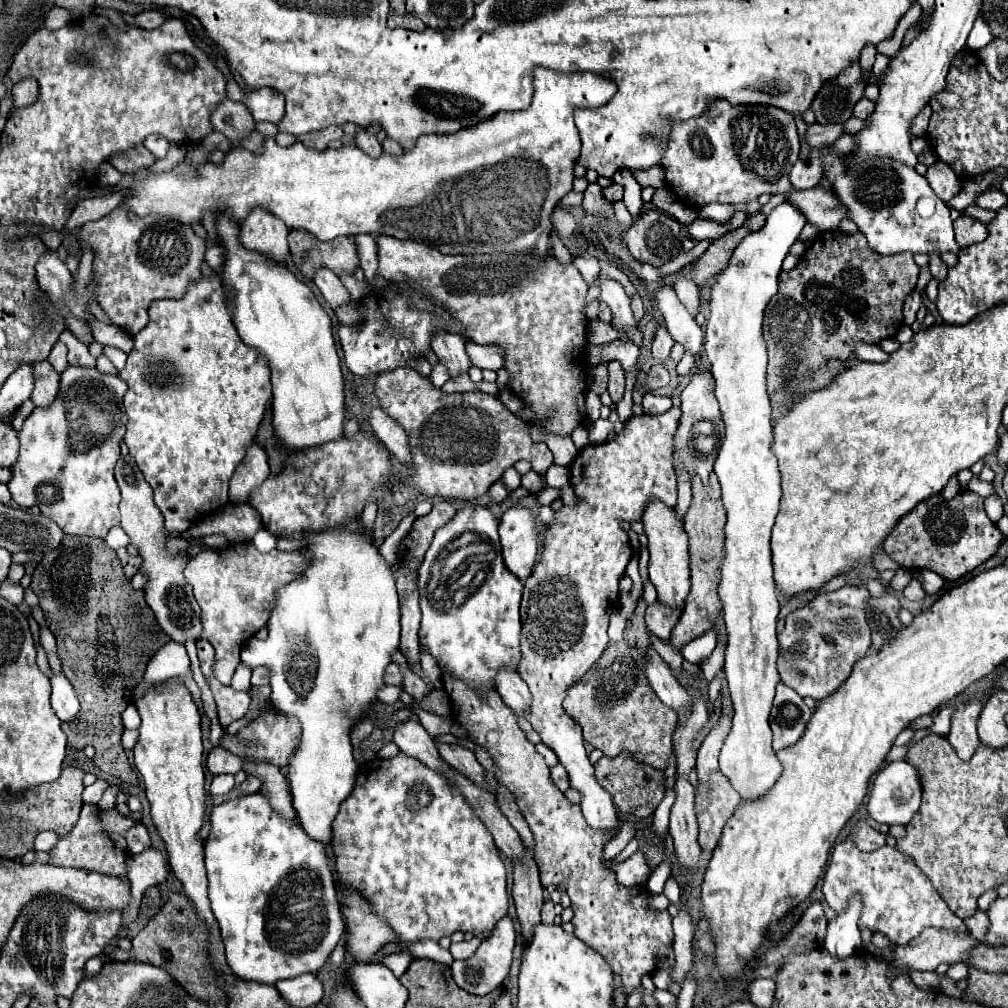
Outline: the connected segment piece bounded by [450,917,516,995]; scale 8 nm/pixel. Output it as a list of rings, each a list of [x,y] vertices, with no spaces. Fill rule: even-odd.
[[[504,917],[498,921],[494,933],[482,941],[482,945],[476,949],[476,953],[470,959],[464,961],[454,961],[450,965],[452,969],[452,977],[454,981],[468,993],[472,995],[486,995],[490,991],[494,991],[496,987],[500,987],[506,979],[506,975],[510,973],[510,963],[512,963],[512,951],[516,945],[516,929],[510,917]]]

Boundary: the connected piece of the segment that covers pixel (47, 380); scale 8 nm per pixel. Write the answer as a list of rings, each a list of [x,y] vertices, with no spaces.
[[[36,361],[32,365],[34,369],[34,391],[32,391],[32,401],[34,405],[50,405],[56,395],[58,395],[58,387],[60,387],[60,375],[54,371],[54,367],[48,361]]]

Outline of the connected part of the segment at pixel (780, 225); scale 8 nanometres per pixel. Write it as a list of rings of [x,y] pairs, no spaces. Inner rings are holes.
[[[790,201],[774,207],[762,229],[746,235],[736,247],[726,269],[716,275],[716,283],[710,291],[710,319],[706,325],[704,349],[710,359],[710,371],[716,381],[716,399],[726,423],[726,435],[718,449],[714,461],[714,473],[722,485],[722,501],[728,513],[726,523],[726,557],[722,565],[720,581],[720,599],[724,603],[724,621],[728,629],[728,647],[724,673],[728,681],[728,691],[734,707],[734,723],[728,733],[722,751],[720,751],[720,771],[730,779],[732,787],[742,795],[742,799],[764,797],[774,781],[782,773],[782,765],[776,759],[772,749],[772,731],[770,731],[770,709],[774,701],[774,689],[780,683],[776,659],[778,659],[778,639],[776,639],[776,617],[778,617],[778,597],[776,585],[772,579],[772,551],[770,551],[770,531],[778,515],[780,505],[780,473],[776,465],[776,455],[770,445],[774,439],[772,419],[770,419],[770,397],[766,393],[766,343],[762,339],[762,319],[764,309],[772,295],[778,291],[778,273],[782,269],[784,257],[790,253],[790,247],[800,237],[806,217]]]

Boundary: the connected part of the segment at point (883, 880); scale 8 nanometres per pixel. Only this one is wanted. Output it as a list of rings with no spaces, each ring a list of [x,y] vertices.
[[[852,837],[838,843],[826,867],[822,893],[828,907],[834,909],[836,913],[846,911],[848,899],[852,895],[860,895],[864,903],[862,915],[858,919],[860,931],[862,929],[868,929],[872,933],[880,931],[894,945],[904,945],[912,941],[926,927],[946,929],[954,933],[968,933],[964,921],[948,909],[938,891],[926,879],[926,875],[922,875],[920,869],[916,869],[916,865],[910,861],[910,857],[904,857],[896,847],[892,849],[884,845],[874,853],[864,853],[854,845]]]

